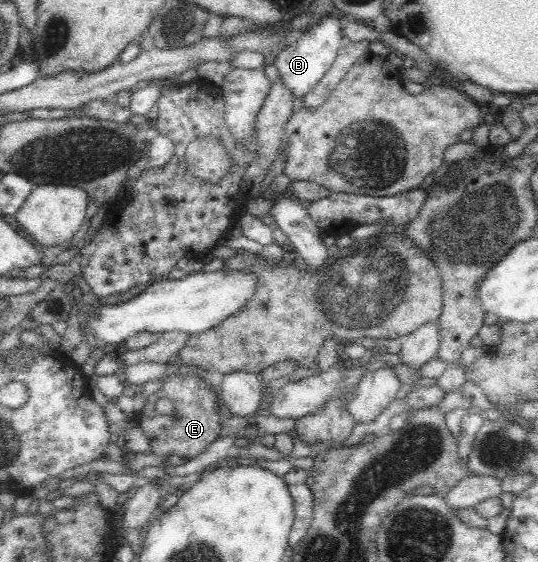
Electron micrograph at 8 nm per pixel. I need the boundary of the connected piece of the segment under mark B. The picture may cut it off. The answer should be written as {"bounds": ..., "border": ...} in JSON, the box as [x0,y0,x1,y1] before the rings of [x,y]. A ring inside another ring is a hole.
{"bounds":[273,17,344,100],"border":[[[339,17],[323,18],[319,24],[309,27],[305,34],[293,39],[277,54],[273,65],[283,85],[291,90],[293,100],[296,98],[303,100],[334,63],[341,40],[344,39],[339,28],[339,19]]]}

